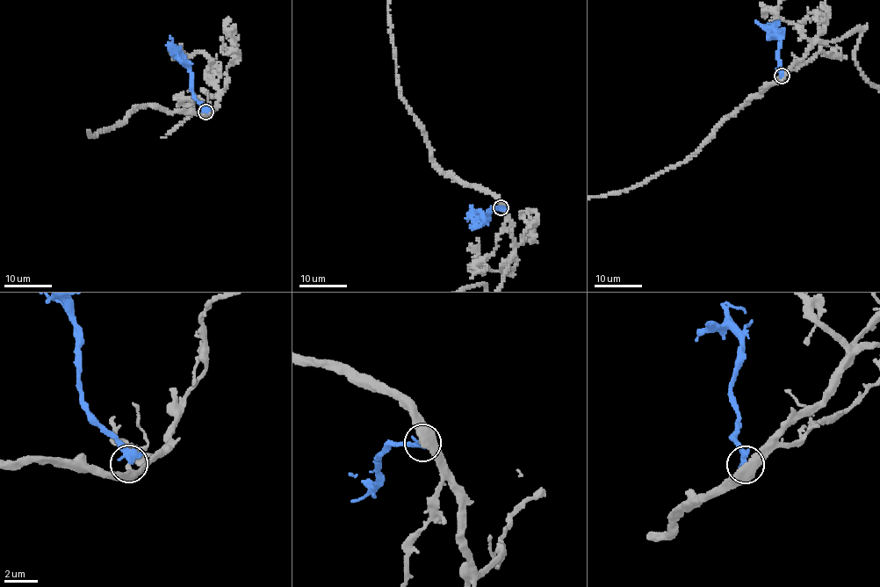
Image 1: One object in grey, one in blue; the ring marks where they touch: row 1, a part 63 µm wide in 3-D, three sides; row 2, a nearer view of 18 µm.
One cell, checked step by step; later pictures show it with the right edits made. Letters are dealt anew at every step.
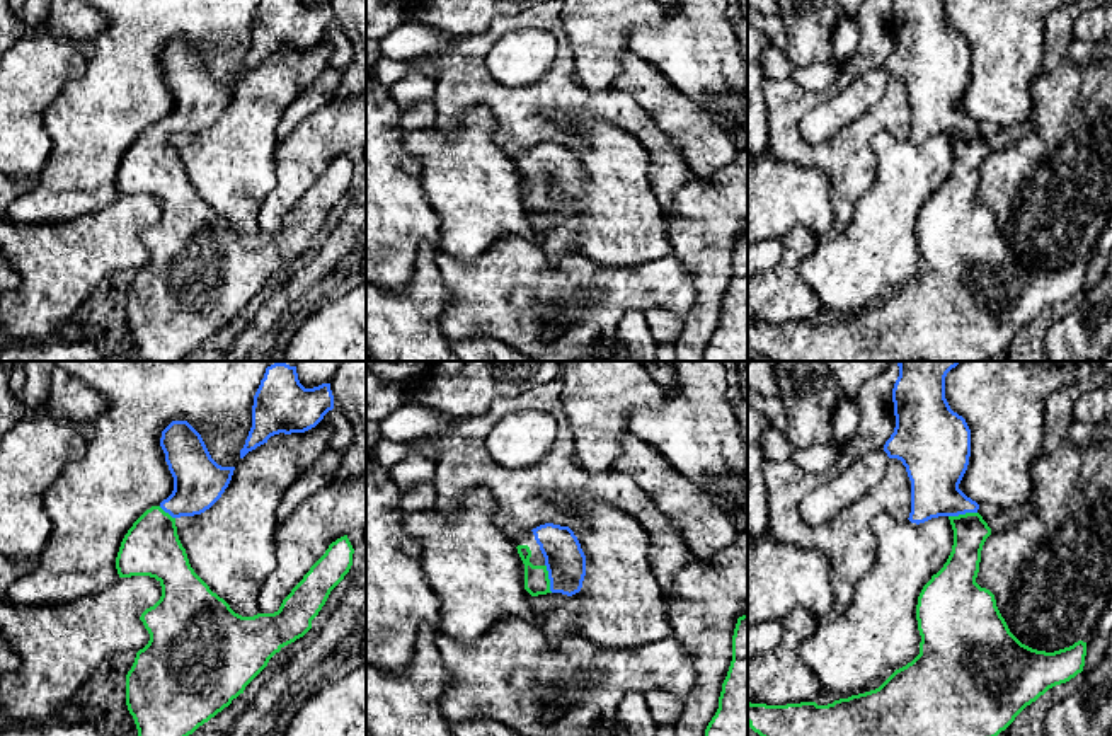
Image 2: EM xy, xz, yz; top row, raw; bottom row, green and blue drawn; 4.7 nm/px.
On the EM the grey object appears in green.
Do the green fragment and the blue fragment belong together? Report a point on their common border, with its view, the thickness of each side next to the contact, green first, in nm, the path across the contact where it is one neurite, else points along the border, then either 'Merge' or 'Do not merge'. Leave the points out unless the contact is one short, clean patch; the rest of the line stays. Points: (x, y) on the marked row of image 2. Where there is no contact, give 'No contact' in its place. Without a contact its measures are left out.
Touches green at yz (962, 515). Thickness 160 nm (green) against 260 nm. Path across: yz (969, 530), (962, 515), (935, 486), (935, 471). Merge

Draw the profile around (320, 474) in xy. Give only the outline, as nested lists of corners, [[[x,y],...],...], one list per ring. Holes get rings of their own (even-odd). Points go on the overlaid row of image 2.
[[[327,448],[284,492],[278,520],[284,521],[301,503],[334,482],[342,463],[342,453]]]

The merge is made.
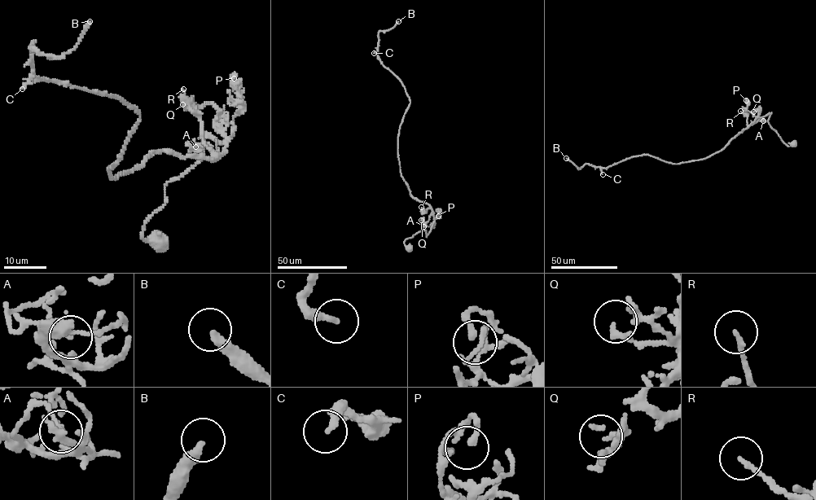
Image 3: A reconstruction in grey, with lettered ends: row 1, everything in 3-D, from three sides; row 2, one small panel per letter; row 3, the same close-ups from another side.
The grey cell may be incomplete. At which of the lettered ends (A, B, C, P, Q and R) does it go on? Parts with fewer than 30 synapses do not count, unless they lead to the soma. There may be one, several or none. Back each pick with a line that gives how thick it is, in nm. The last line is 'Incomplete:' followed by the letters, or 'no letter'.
B: 340 nm thick
Incomplete: B

